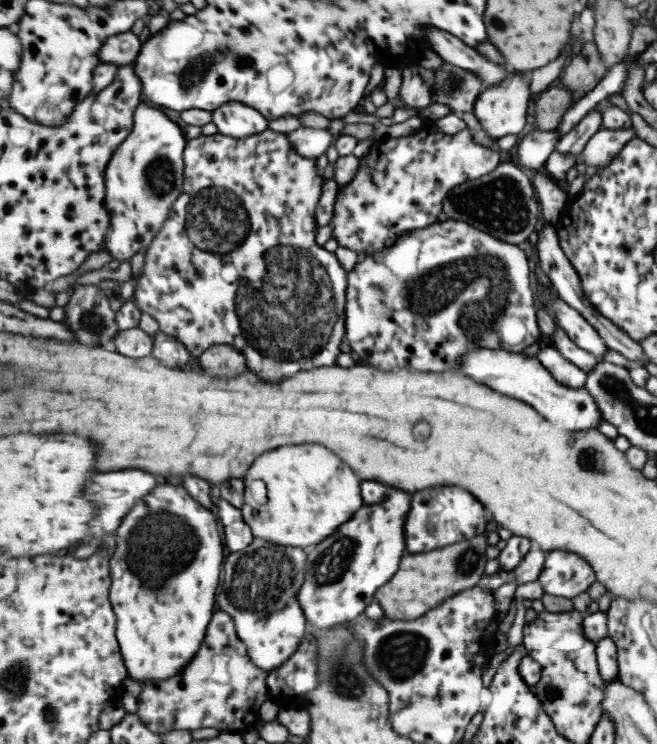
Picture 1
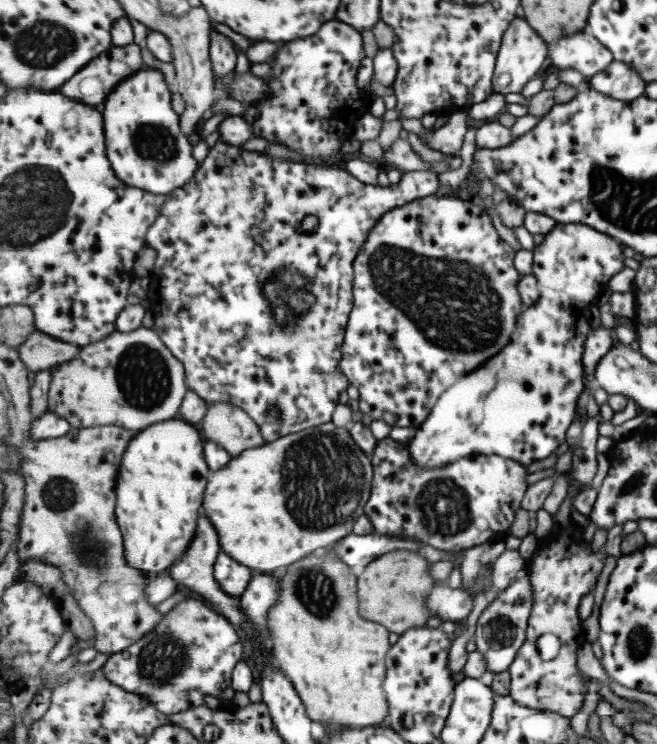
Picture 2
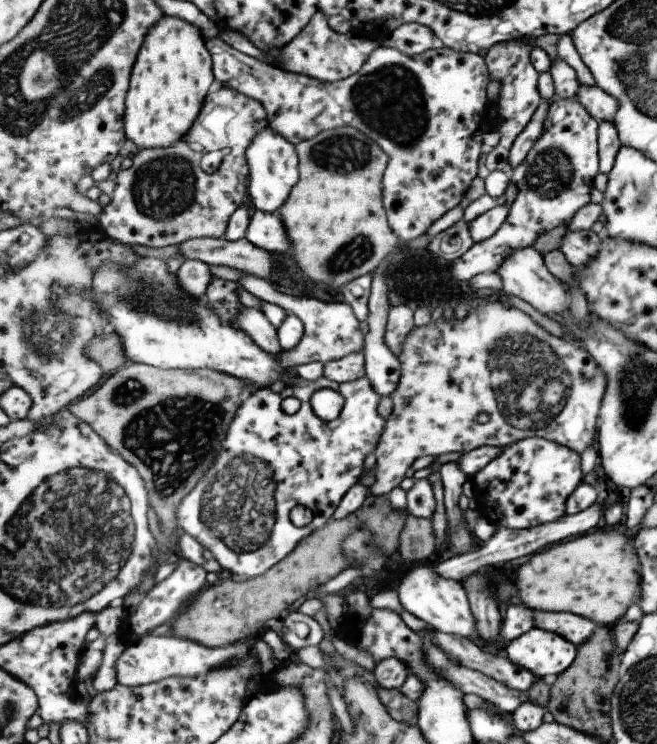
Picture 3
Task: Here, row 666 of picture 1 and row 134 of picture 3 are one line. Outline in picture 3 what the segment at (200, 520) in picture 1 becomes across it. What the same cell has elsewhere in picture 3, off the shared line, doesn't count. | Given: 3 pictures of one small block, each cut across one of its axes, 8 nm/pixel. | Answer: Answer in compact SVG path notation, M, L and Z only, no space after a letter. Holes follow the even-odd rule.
M165 15L144 36L126 101L125 128L139 149L168 148L192 129L204 108L214 77L212 52L201 30L181 17Z

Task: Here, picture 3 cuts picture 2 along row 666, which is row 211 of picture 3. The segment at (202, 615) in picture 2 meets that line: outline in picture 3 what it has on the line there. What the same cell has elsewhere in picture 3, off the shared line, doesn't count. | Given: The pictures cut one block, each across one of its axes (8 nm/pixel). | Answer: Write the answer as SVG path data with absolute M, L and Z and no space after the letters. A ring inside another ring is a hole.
M219 86L209 93L197 124L179 142L166 148L141 148L128 168L120 168L117 186L109 205L98 220L100 226L114 239L128 245L161 247L169 244L191 242L196 238L224 238L233 213L249 199L250 166L247 149L255 137L270 126L268 112L258 100L228 86ZM211 150L230 150L217 170L205 172L201 158Z

